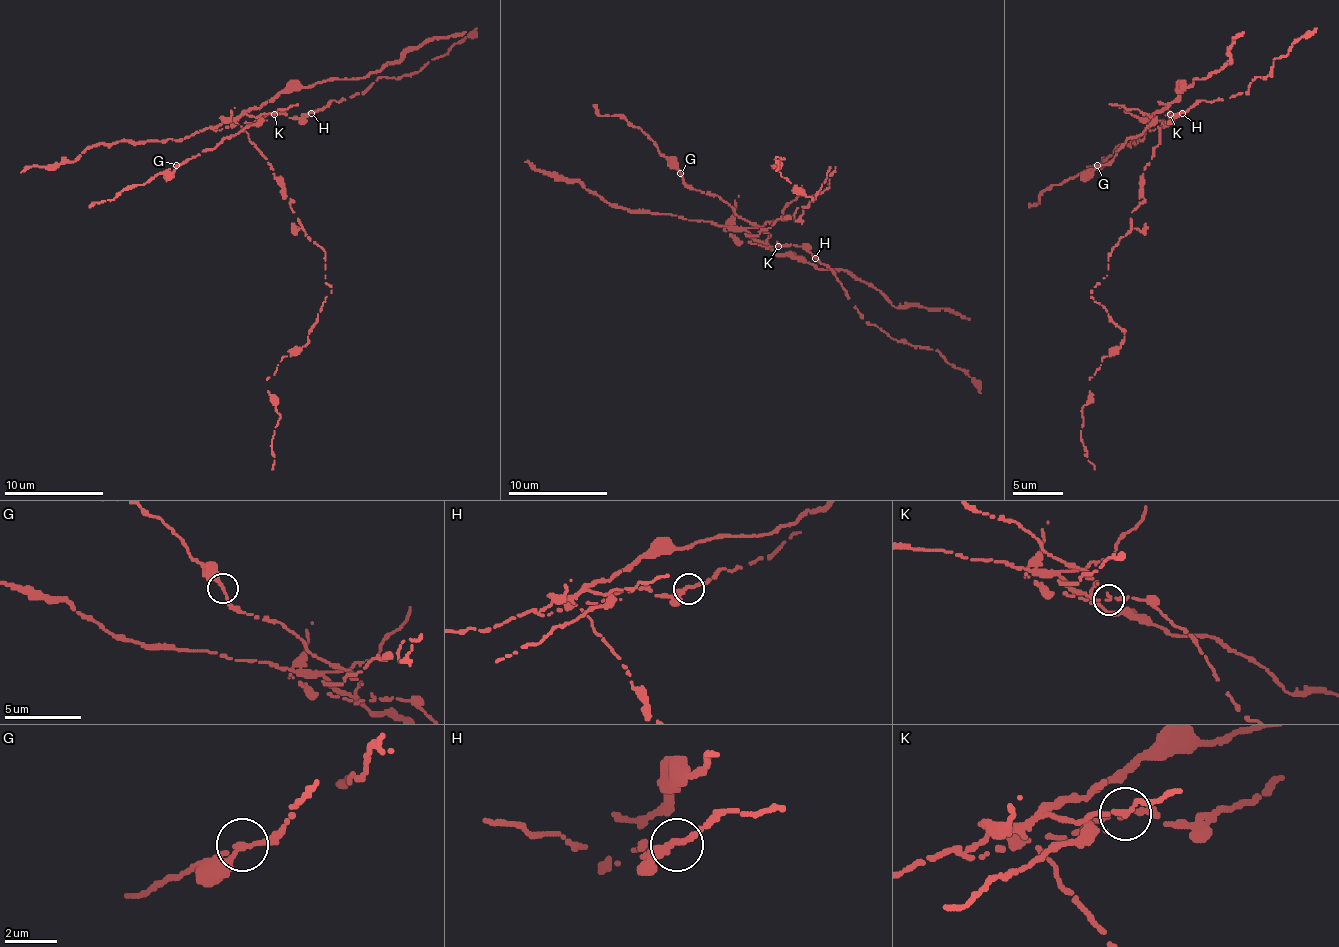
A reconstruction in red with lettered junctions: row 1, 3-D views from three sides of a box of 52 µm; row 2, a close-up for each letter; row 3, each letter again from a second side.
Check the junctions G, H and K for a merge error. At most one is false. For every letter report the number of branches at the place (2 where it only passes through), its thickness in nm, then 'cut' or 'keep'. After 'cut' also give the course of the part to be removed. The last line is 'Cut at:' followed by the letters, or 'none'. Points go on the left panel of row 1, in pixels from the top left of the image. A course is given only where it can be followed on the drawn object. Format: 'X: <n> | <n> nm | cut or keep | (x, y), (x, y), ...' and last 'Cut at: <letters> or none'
G: 2 | 190 nm | keep
H: 2 | 240 nm | keep
K: 2 | 170 nm | cut | (273, 113), (229, 121), (326, 252), (330, 292), (308, 342), (268, 379), (281, 419), (271, 468)
Cut at: K

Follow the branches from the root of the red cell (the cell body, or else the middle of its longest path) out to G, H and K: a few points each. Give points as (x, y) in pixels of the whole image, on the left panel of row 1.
G: (273, 170), (249, 138), (249, 133), (236, 123), (241, 116), (253, 116), (258, 121), (256, 123), (176, 165)
H: (273, 170), (249, 133), (229, 121), (251, 123), (276, 113), (288, 118), (306, 118), (311, 113)
K: (273, 170), (249, 138), (249, 133), (234, 121), (229, 121), (251, 123), (273, 113)

